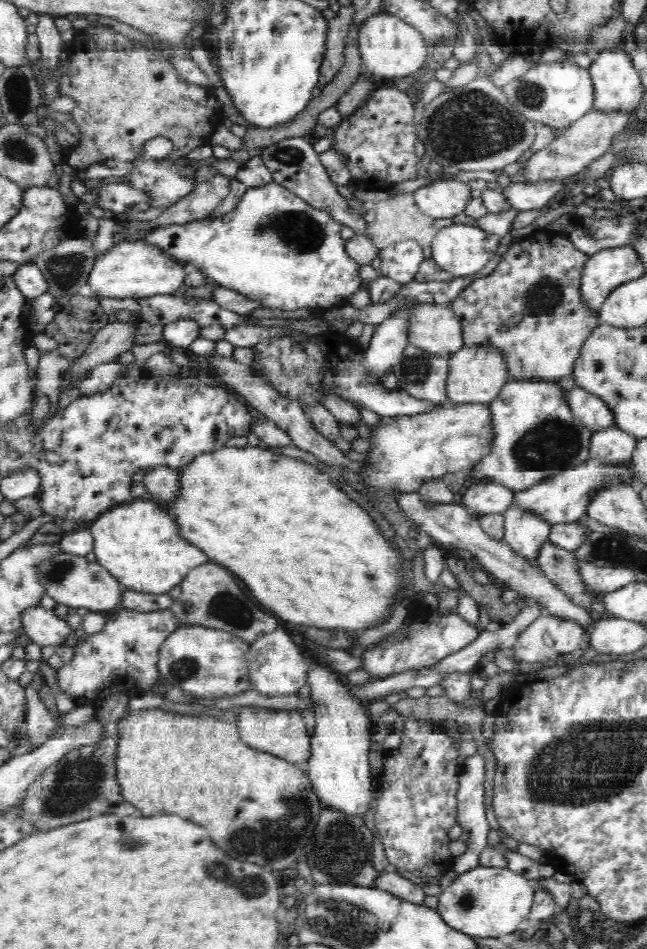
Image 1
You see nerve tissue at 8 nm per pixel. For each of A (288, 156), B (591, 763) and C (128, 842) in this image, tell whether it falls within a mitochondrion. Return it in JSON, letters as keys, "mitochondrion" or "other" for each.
{"A":"mitochondrion","B":"mitochondrion","C":"mitochondrion"}

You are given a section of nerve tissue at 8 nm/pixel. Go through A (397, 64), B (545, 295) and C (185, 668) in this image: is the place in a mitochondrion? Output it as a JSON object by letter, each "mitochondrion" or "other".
{"A":"other","B":"mitochondrion","C":"mitochondrion"}

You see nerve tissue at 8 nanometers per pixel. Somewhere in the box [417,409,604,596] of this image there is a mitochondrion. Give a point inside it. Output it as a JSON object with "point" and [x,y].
{"point":[553,441]}

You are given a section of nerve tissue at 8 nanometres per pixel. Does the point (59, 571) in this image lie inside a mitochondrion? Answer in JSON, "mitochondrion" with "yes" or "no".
{"mitochondrion":"yes"}

